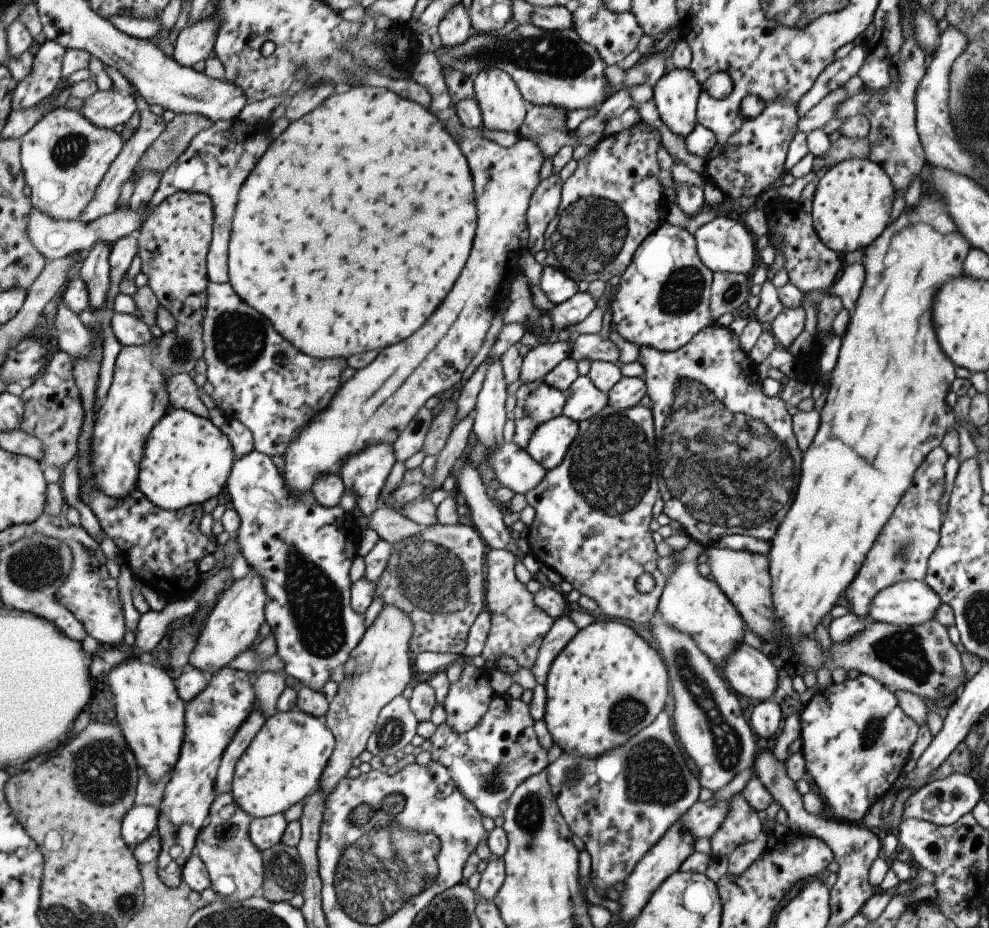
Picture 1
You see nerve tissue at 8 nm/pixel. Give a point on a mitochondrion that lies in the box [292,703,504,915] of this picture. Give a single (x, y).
(390, 731)

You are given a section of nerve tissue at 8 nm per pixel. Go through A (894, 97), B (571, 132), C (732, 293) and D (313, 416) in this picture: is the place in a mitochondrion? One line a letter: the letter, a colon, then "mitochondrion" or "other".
A: other
B: other
C: mitochondrion
D: other

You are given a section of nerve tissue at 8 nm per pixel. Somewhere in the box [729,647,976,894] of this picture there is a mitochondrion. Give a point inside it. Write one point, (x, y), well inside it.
(874, 730)

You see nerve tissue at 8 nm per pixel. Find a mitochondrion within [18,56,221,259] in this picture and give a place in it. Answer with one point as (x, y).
(71, 148)

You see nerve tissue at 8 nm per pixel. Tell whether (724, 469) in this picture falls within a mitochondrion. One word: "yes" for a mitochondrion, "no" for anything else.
yes

